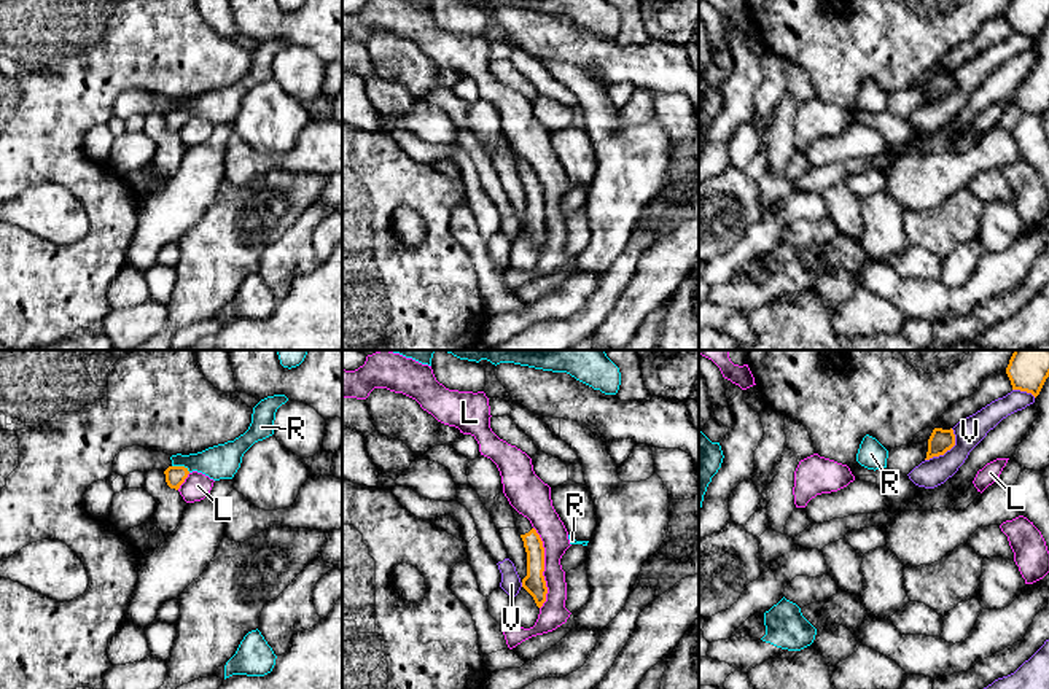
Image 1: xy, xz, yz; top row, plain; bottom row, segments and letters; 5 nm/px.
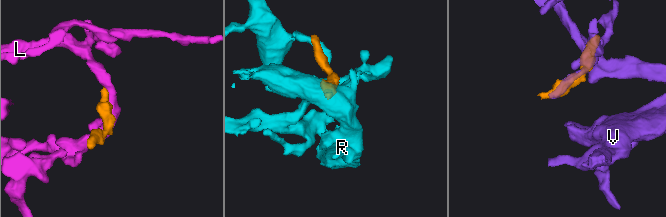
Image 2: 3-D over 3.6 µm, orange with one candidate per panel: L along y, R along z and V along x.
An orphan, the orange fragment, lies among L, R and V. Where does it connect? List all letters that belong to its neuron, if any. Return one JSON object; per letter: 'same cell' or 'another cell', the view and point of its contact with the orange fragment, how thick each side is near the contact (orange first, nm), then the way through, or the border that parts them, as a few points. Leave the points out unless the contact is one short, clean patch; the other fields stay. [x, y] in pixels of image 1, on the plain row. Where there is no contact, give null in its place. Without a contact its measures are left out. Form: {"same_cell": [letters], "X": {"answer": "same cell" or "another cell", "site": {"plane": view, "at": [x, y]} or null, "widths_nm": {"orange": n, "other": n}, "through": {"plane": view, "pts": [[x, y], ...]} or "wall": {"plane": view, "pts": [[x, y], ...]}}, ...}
{"same_cell": [], "L": {"answer": "another cell", "site": {"plane": "xz", "at": [543, 212]}, "widths_nm": {"orange": 110, "other": 140}, "wall": {"plane": "xz", "pts": [[534, 171], [543, 191], [546, 231], [546, 244], [540, 252]]}}, "R": {"answer": "another cell", "site": {"plane": "xy", "at": [182, 110]}, "widths_nm": {"orange": 100, "other": 180}, "wall": {"plane": "xy", "pts": [[172, 108], [182, 108], [190, 115]]}}, "V": {"answer": "another cell", "site": {"plane": "yz", "at": [947, 93]}, "widths_nm": {"orange": 120, "other": 150}}}

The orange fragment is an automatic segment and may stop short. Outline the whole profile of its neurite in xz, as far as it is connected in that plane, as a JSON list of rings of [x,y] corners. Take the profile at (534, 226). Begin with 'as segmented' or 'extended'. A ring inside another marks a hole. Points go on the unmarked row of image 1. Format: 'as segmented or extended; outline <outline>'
extended; outline [[[513,150],[514,167],[524,185],[527,196],[527,220],[522,223],[522,231],[533,240],[538,251],[546,245],[544,215],[544,191],[540,178],[532,170],[530,164],[519,158]]]

